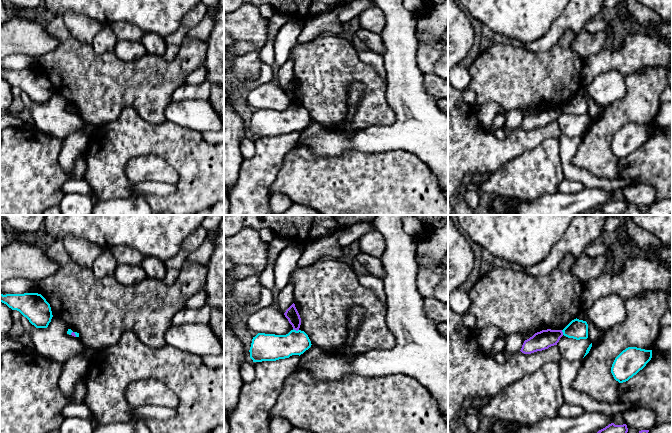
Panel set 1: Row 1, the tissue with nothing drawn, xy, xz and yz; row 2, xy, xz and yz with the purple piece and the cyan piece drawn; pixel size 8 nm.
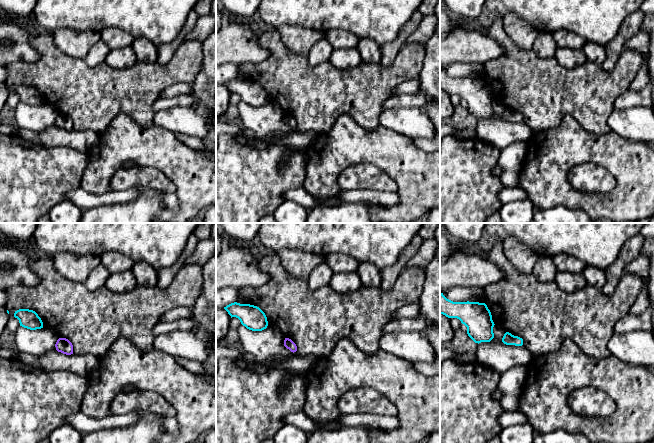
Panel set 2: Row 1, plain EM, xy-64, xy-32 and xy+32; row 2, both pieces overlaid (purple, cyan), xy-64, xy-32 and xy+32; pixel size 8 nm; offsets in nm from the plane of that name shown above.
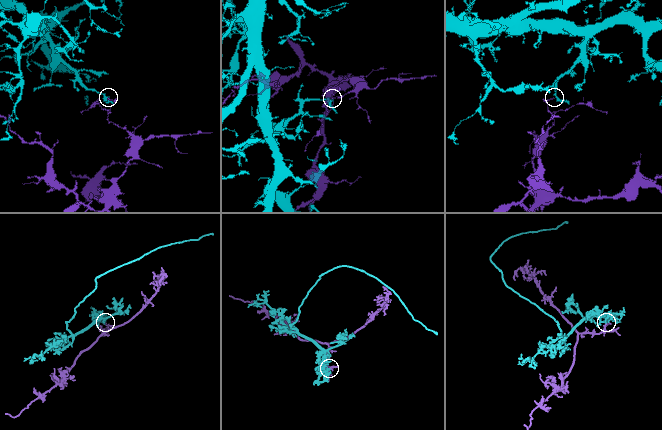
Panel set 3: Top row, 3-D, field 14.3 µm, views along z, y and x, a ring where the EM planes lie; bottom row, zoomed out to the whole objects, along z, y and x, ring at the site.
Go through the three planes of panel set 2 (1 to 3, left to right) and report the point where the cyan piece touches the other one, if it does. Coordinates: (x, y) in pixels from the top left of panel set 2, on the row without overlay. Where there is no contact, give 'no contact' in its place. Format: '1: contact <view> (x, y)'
1: no contact
2: no contact
3: no contact

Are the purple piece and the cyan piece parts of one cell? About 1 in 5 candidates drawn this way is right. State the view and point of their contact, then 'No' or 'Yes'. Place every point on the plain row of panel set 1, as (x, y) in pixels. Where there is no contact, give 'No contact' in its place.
Touches purple at xz (296, 106). No

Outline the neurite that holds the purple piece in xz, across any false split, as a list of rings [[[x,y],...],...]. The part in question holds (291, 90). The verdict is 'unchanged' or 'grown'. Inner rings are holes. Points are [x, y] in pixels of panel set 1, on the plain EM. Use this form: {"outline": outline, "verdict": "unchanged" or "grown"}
{"outline": [[[294,79],[286,86],[284,91],[292,101],[293,105],[298,107],[301,101],[301,94]]], "verdict": "unchanged"}

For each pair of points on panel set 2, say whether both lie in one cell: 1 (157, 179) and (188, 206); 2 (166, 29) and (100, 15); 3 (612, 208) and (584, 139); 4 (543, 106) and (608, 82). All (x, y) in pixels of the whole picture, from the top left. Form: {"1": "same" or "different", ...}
{"1": "different", "2": "same", "3": "same", "4": "same"}

